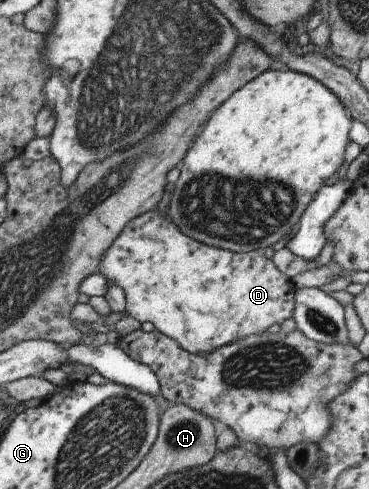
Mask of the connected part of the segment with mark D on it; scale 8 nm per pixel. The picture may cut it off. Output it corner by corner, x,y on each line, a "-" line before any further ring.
158,207
153,210
144,212
143,214
133,217
121,229
117,238
100,254
99,262
96,270
99,271
108,283
114,282
121,290
125,299
124,312
141,322
151,322
155,331
163,333
165,336
172,338
178,342
187,352
193,354
210,353
217,347
223,346
228,342
234,341
236,338
243,338
247,335
260,335
264,333
269,326
273,324
281,324
283,320
292,316
294,309
294,292
297,290
291,279
285,277
283,273
277,270
271,259
263,257
261,251
247,251
244,253
234,253
225,249
215,248
202,242
196,241
194,238
183,234
183,231
175,226
164,214
163,208

